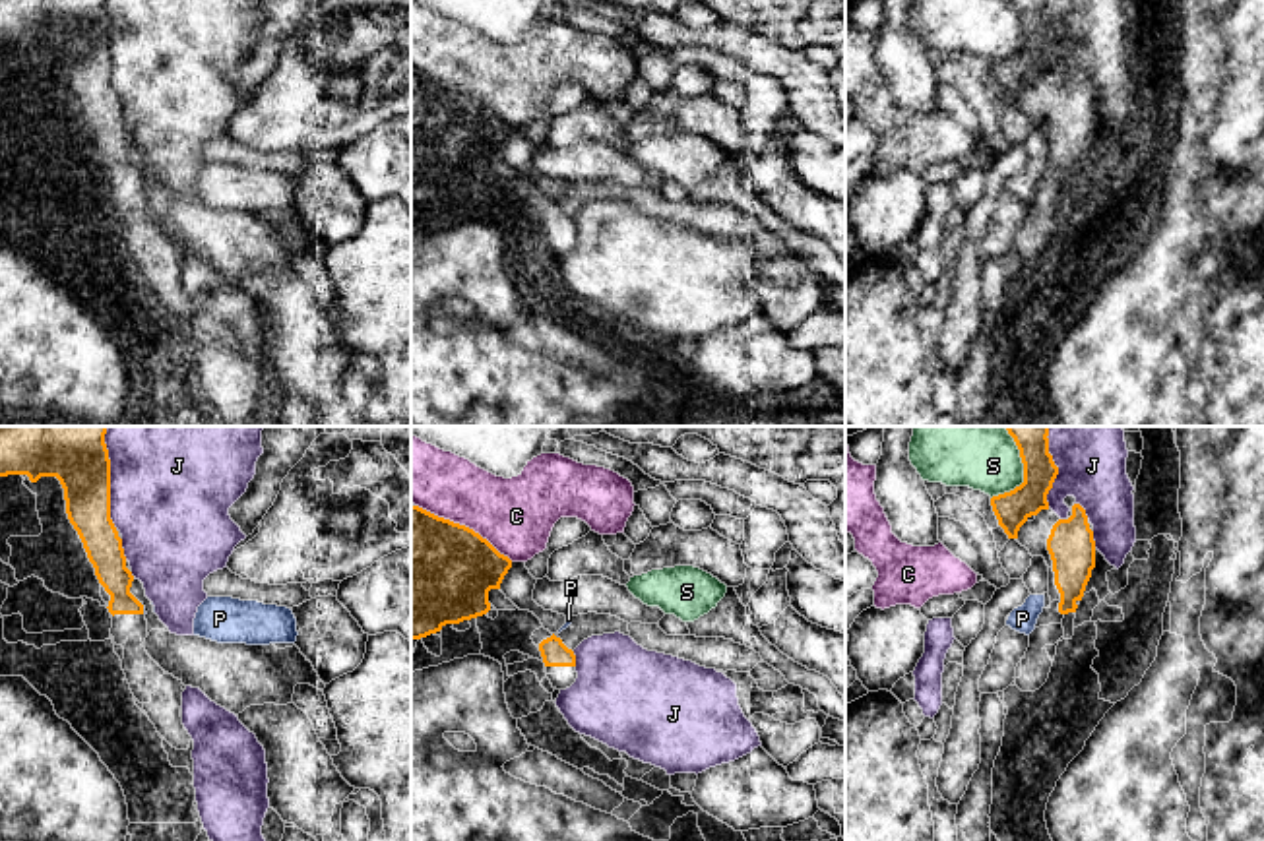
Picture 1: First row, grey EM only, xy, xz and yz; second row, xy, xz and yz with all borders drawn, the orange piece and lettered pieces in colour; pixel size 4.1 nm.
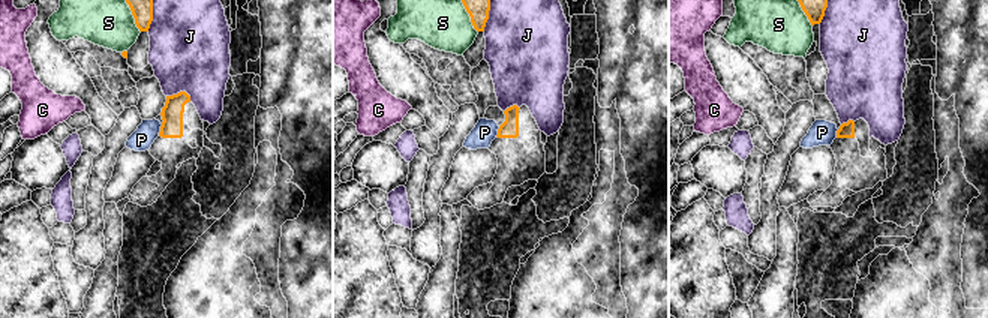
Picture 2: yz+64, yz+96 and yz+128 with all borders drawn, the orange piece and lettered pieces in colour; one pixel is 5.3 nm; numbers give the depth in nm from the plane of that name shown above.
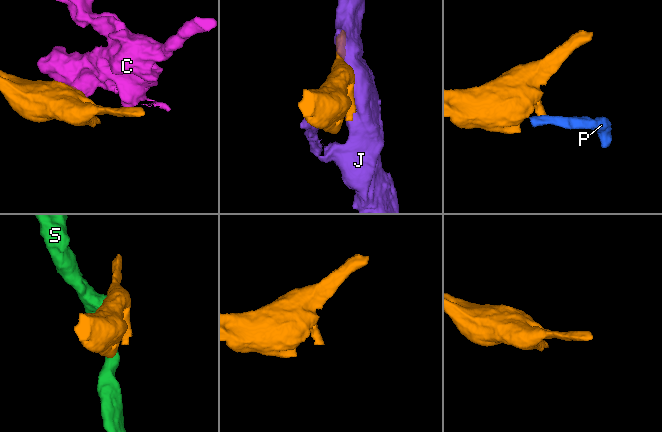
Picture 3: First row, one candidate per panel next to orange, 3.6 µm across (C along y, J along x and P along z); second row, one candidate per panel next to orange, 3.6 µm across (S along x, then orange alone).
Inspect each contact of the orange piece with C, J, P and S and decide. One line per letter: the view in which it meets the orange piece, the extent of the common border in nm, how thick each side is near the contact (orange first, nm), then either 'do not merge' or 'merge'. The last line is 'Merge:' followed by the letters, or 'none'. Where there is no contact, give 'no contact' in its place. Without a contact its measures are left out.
C: xz | 480 nm | 460/320 nm | do not merge
J: xy | 400 nm | 240/480 nm | do not merge
P: xy | 50 nm | 140/20 nm | do not merge
S: yz | 280 nm | 150/240 nm | do not merge
Merge: none

